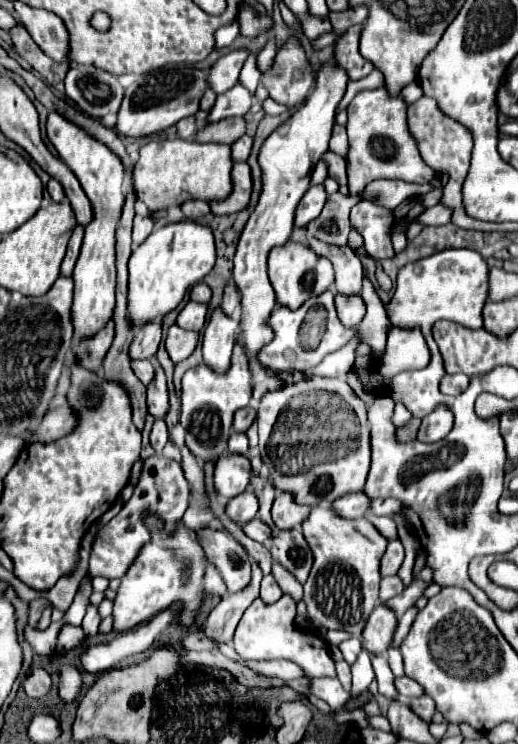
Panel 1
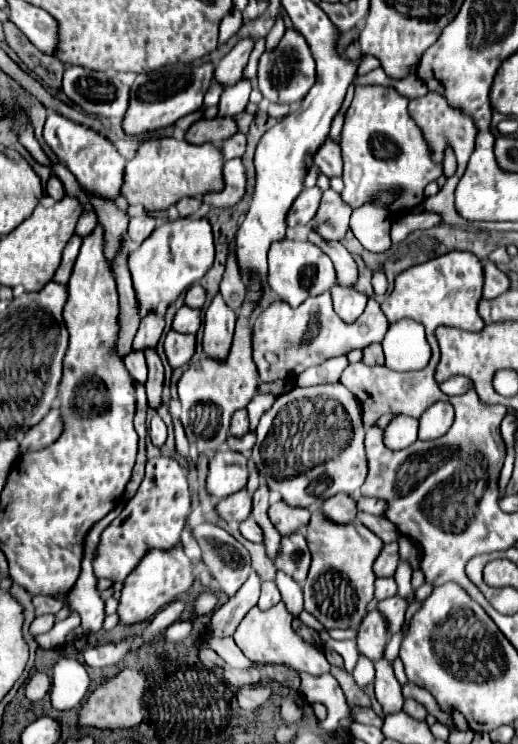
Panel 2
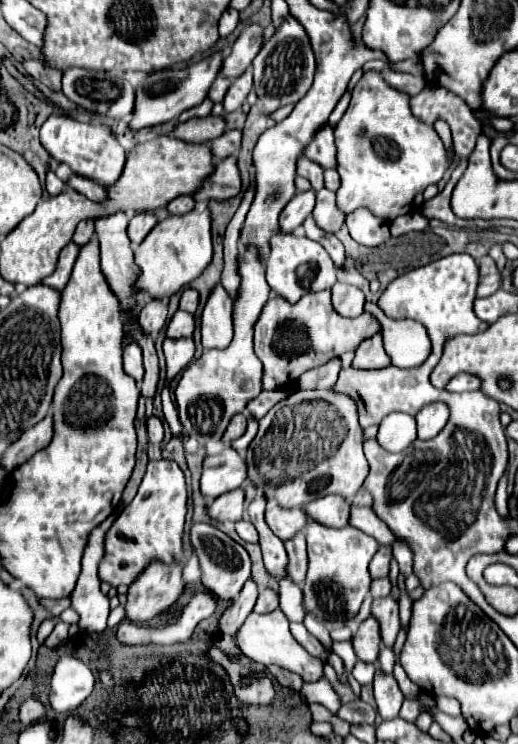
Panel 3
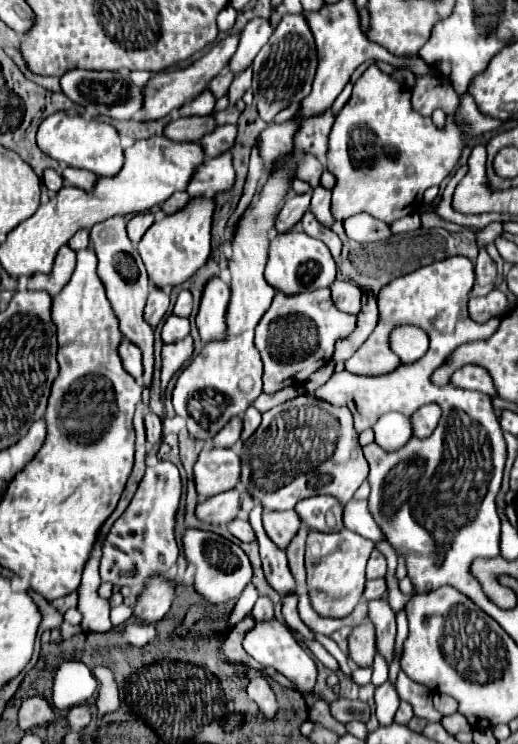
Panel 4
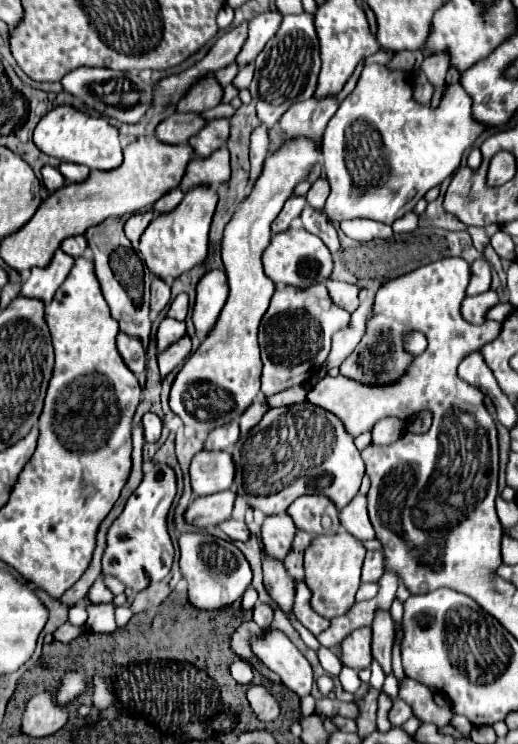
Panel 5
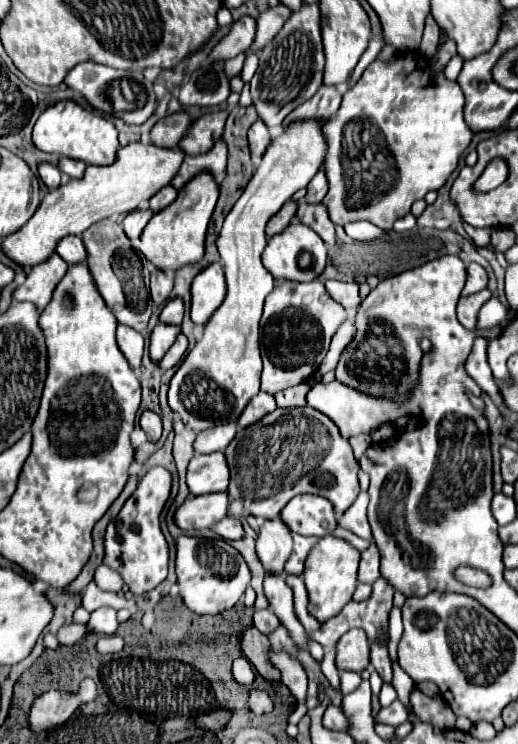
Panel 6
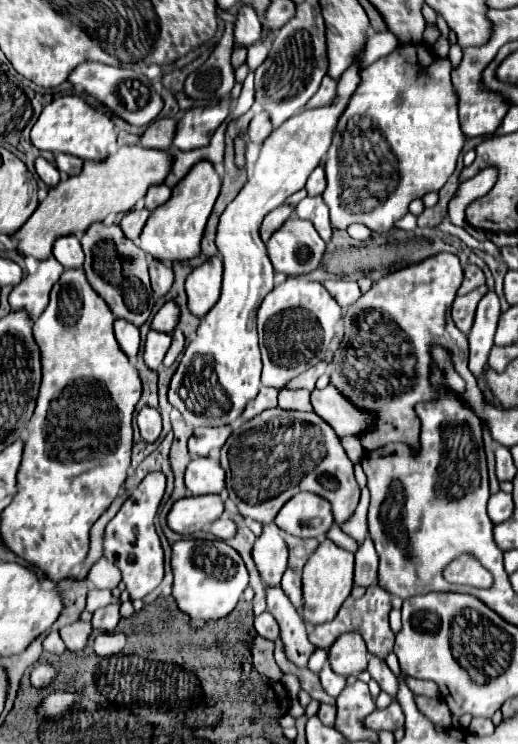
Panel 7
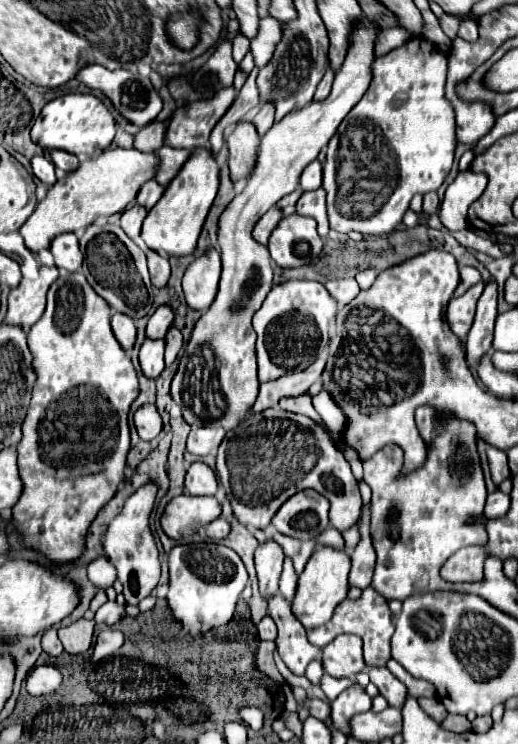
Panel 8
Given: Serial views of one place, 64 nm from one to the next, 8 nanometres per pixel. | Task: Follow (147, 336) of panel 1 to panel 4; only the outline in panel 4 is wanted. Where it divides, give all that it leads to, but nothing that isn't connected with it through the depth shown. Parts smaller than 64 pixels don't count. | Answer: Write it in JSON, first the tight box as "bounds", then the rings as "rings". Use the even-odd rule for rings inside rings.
{"bounds":[144,286,170,326],"rings":[[[152,286],[146,308],[144,308],[144,318],[148,320],[150,326],[156,326],[164,318],[168,304],[170,304],[168,294],[164,294],[164,290],[156,290],[156,286]]]}

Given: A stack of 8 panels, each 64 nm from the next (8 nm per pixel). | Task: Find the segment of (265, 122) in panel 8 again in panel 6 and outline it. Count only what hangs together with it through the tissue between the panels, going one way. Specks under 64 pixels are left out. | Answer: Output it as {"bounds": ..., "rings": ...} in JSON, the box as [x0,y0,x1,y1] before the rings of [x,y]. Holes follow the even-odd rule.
{"bounds":[248,120,270,156],"rings":[[[256,120],[252,126],[250,126],[250,130],[248,130],[248,142],[250,142],[250,150],[254,152],[254,154],[258,154],[258,156],[262,156],[264,154],[264,150],[266,150],[266,146],[270,144],[270,132],[268,132],[268,128],[264,126],[264,122],[260,122],[260,120]]]}

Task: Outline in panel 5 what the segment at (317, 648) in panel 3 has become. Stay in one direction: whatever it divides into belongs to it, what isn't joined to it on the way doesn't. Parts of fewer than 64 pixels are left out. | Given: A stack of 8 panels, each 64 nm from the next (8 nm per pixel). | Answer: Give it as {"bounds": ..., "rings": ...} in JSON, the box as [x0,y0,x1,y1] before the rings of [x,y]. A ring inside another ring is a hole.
{"bounds":[318,646,342,678],"rings":[[[320,646],[320,650],[318,650],[318,660],[320,660],[322,668],[324,668],[332,678],[338,678],[342,664],[340,664],[338,656],[336,656],[332,650],[328,650],[328,648]]]}

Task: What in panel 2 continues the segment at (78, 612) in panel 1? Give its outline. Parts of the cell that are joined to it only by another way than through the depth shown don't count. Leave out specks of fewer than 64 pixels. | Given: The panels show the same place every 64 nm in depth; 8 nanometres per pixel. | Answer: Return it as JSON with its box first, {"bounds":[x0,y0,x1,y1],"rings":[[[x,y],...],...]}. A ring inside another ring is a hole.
{"bounds":[36,612,80,648],"rings":[[[72,612],[70,618],[56,622],[54,628],[52,628],[48,634],[38,636],[36,640],[38,640],[40,648],[60,648],[60,646],[66,642],[68,634],[70,634],[74,628],[78,628],[78,626],[80,626],[80,616],[78,616],[76,612]]]}

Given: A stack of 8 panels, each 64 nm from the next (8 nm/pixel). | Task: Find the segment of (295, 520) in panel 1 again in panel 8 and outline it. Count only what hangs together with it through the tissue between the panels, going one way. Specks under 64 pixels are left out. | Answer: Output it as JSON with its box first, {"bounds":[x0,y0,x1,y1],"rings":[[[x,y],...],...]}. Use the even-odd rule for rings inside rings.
{"bounds":[256,542,284,600],"rings":[[[266,542],[266,544],[258,546],[258,550],[256,550],[256,572],[258,572],[260,594],[264,600],[272,598],[272,594],[278,592],[282,562],[284,562],[284,552],[276,542]]]}

